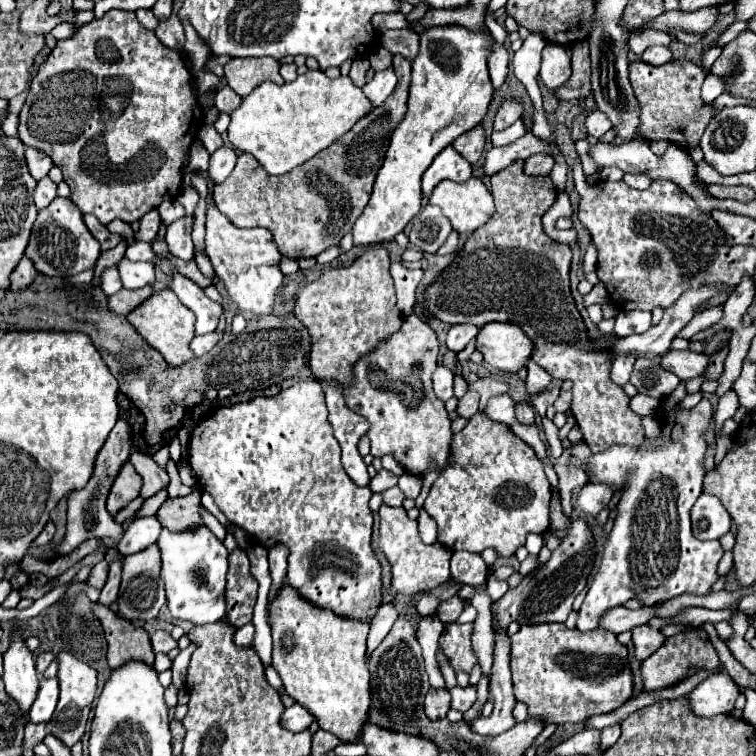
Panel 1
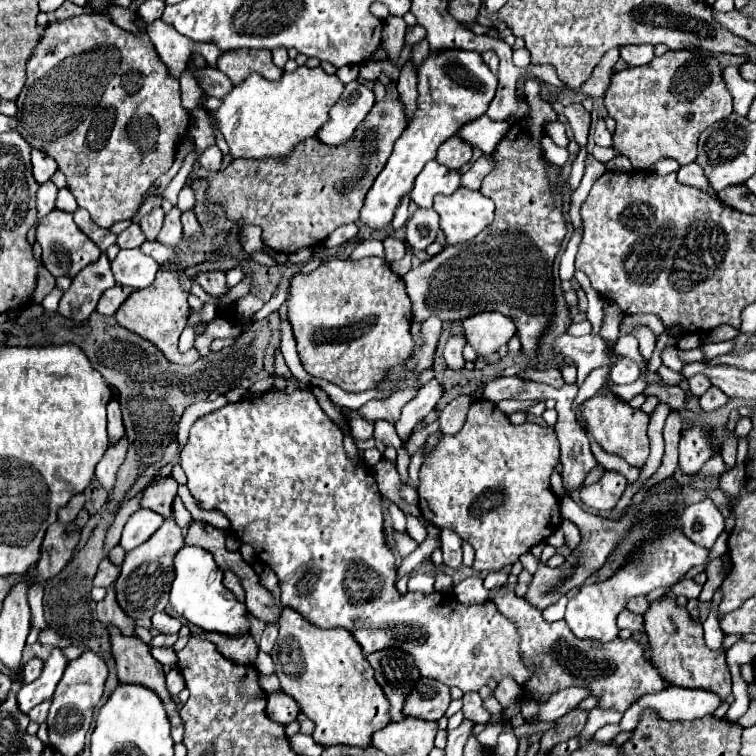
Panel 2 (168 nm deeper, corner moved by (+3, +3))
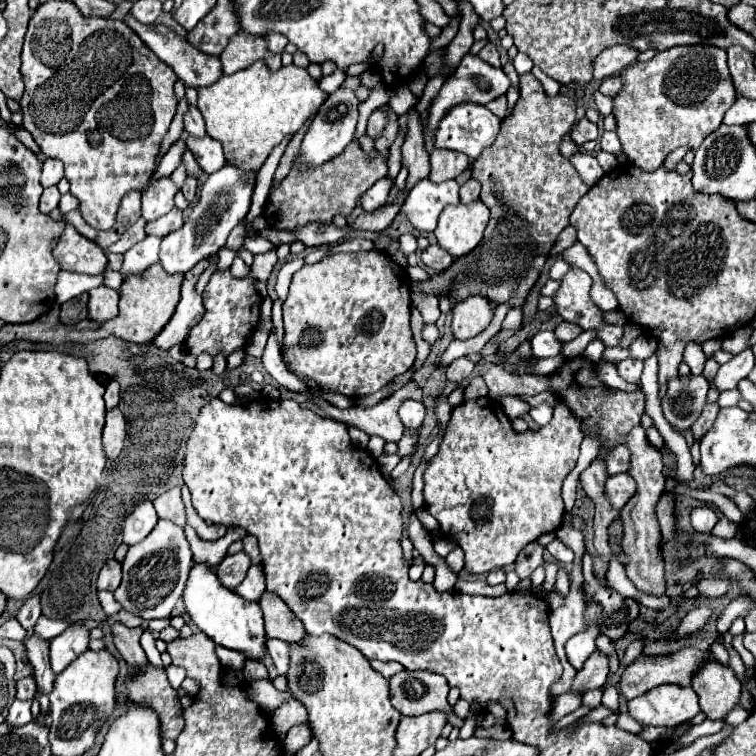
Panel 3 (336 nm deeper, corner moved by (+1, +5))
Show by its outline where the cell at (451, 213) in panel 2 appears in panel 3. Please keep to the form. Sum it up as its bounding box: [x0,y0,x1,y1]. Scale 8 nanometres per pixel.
[434,201,490,259]

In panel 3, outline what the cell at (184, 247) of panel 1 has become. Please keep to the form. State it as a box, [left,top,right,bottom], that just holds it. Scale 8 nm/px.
[144,207,184,237]

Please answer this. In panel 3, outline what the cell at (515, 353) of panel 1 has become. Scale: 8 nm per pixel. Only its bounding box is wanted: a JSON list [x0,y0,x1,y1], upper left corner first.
[452,297,492,339]

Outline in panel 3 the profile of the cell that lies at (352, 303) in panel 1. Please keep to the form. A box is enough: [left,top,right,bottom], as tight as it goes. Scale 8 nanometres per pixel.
[282,249,416,399]

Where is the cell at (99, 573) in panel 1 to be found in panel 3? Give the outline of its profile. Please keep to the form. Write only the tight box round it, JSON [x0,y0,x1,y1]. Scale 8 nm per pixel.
[98,559,120,591]

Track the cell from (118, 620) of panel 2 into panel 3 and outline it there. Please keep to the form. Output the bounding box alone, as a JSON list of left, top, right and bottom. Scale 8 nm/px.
[112,623,148,673]

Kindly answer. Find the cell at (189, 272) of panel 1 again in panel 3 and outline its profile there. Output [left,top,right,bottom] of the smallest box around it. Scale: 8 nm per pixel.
[184,271,262,359]

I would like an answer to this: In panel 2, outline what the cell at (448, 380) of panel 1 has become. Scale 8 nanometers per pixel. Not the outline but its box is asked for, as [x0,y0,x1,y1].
[396,379,444,439]

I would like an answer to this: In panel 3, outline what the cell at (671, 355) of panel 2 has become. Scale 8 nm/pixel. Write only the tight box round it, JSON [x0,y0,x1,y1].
[714,349,754,393]

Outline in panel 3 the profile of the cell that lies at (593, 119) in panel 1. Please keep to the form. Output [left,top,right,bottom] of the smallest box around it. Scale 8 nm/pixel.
[600,131,622,155]

